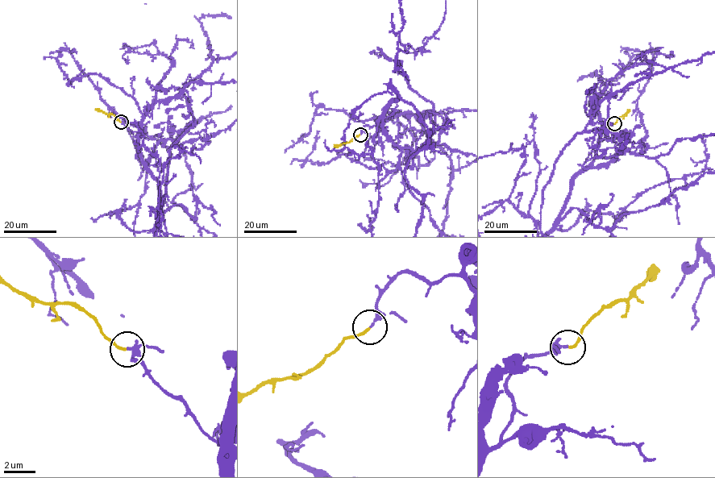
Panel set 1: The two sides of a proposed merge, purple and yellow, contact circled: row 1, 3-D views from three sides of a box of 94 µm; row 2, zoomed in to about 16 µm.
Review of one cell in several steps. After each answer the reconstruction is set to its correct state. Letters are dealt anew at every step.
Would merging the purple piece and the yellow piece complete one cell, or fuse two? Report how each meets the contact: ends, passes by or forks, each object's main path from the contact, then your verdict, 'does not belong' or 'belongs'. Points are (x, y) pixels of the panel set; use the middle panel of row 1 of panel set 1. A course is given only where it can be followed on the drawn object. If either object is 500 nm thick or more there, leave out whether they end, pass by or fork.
purple passes by; yellow ends there; purple runs (359, 135), (397, 98), (390, 72), (367, 139), (391, 136), (386, 147); yellow runs (359, 135), (350, 142), (334, 146); belongs

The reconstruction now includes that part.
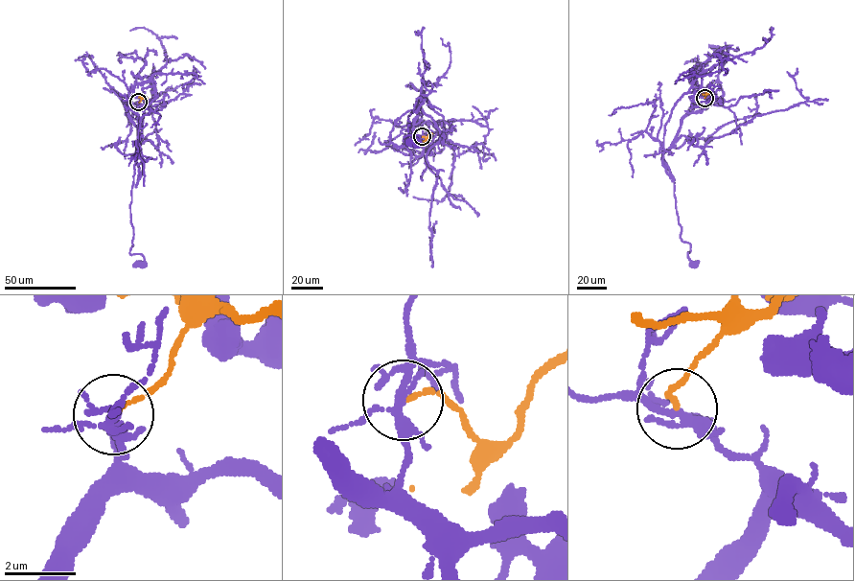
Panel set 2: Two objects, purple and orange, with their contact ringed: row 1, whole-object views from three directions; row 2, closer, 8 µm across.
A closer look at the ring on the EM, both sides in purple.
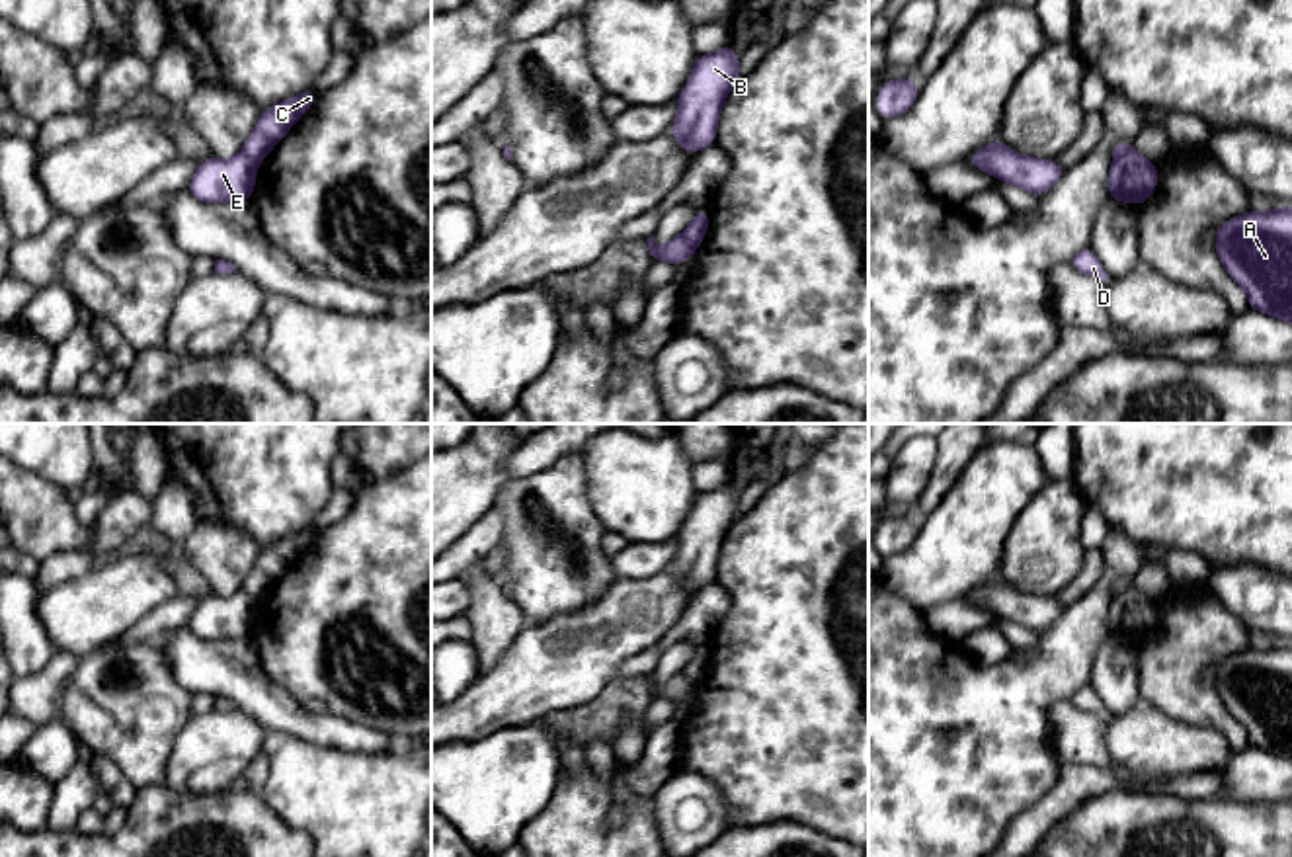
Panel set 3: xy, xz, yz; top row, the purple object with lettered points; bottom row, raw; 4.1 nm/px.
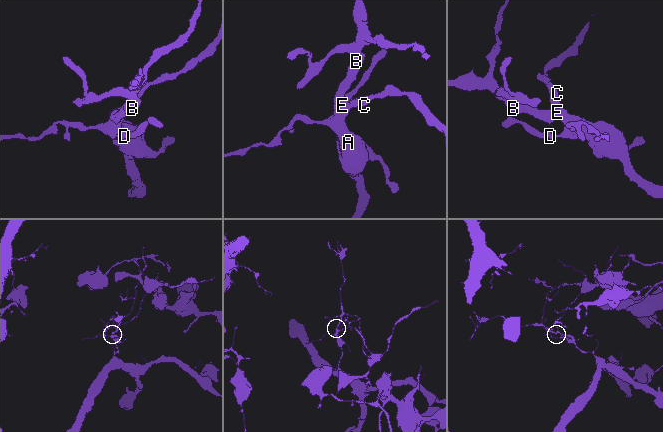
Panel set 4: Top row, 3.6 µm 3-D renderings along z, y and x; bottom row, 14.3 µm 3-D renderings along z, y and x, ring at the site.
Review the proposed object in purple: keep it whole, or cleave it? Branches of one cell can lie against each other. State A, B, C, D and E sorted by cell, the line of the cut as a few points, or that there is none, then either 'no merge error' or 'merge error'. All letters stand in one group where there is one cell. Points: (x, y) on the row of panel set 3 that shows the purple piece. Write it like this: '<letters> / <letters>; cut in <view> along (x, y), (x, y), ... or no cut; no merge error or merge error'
A B D E / C; cut in yz along (1130, 147), (1115, 161); merge error

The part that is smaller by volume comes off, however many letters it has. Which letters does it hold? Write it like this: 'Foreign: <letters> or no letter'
Foreign: C

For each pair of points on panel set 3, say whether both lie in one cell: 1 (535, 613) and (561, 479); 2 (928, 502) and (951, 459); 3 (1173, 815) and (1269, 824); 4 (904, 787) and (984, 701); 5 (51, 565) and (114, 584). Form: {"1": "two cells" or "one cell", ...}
{"1": "one cell", "2": "one cell", "3": "one cell", "4": "one cell", "5": "two cells"}

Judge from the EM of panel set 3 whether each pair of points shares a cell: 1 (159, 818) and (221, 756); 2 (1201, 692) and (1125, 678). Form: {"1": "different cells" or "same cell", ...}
{"1": "different cells", "2": "different cells"}

